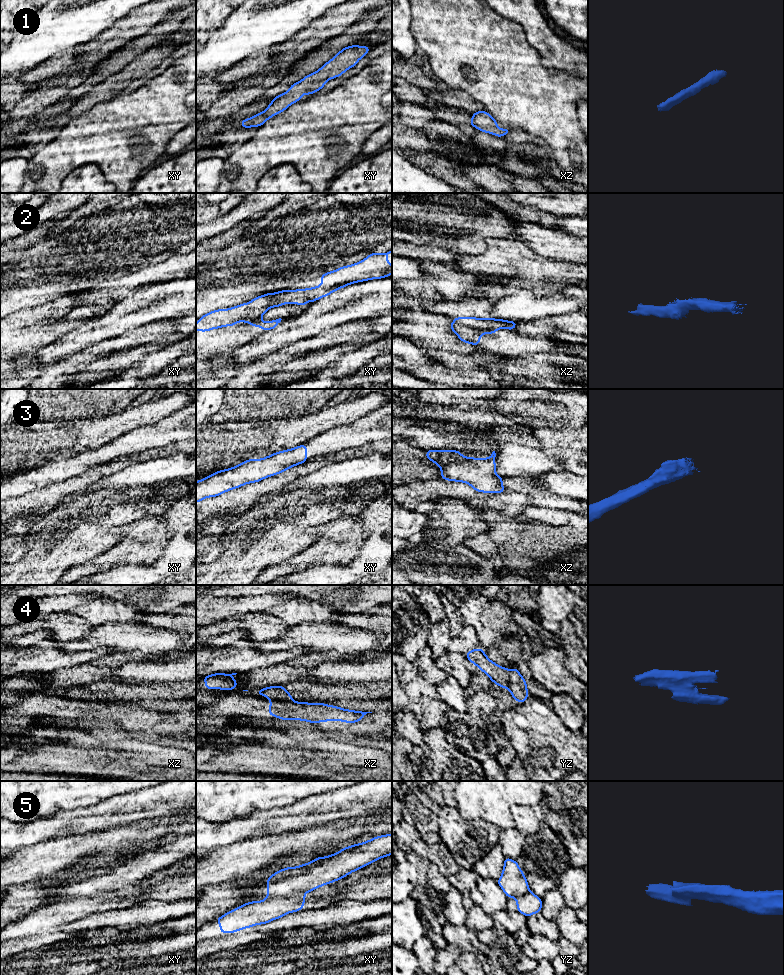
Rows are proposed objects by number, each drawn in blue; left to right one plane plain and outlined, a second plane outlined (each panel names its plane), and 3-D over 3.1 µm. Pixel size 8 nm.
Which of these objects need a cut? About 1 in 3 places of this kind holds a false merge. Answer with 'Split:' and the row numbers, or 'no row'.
Split: 2, 4, 5

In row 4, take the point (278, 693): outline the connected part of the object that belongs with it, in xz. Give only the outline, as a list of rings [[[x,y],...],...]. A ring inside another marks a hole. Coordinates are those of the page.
[[[271,686],[256,691],[259,696],[268,697],[270,700],[295,702],[284,686]]]

